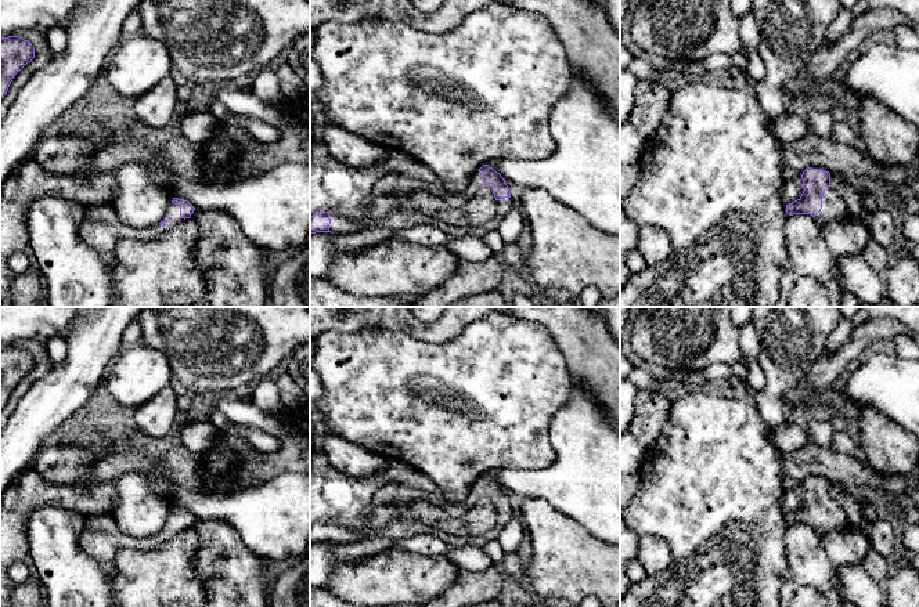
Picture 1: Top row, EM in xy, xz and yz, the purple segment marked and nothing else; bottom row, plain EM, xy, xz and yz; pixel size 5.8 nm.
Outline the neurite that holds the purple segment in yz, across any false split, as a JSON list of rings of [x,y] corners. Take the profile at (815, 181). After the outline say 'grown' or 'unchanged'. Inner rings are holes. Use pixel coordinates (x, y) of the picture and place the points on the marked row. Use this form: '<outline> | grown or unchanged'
[[[808,166],[801,178],[801,196],[785,205],[789,216],[810,214],[821,230],[828,221],[851,220],[843,198],[830,188],[830,173],[826,169]]] | grown

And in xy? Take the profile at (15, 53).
[[[19,36],[0,37],[0,100],[14,76],[35,58],[35,47]]] | unchanged

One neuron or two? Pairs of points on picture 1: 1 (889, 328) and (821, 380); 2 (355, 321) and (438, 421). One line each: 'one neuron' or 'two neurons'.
1: one neuron
2: two neurons

